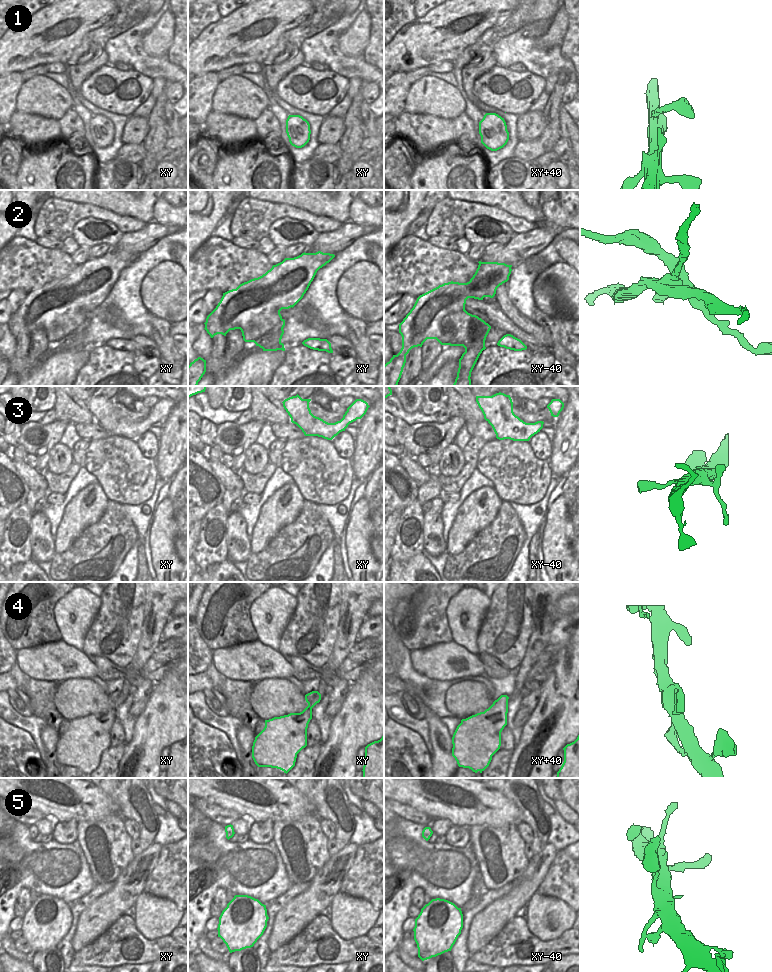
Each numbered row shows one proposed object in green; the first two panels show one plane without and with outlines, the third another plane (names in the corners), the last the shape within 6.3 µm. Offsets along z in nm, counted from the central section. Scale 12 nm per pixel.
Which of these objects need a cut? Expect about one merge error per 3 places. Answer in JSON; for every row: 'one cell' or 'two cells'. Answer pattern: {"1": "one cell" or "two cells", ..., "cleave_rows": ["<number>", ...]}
{"1": "one cell", "2": "two cells", "3": "one cell", "4": "one cell", "5": "one cell", "cleave_rows": ["2"]}

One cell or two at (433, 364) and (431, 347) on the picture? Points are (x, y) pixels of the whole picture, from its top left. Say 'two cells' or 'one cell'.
one cell

